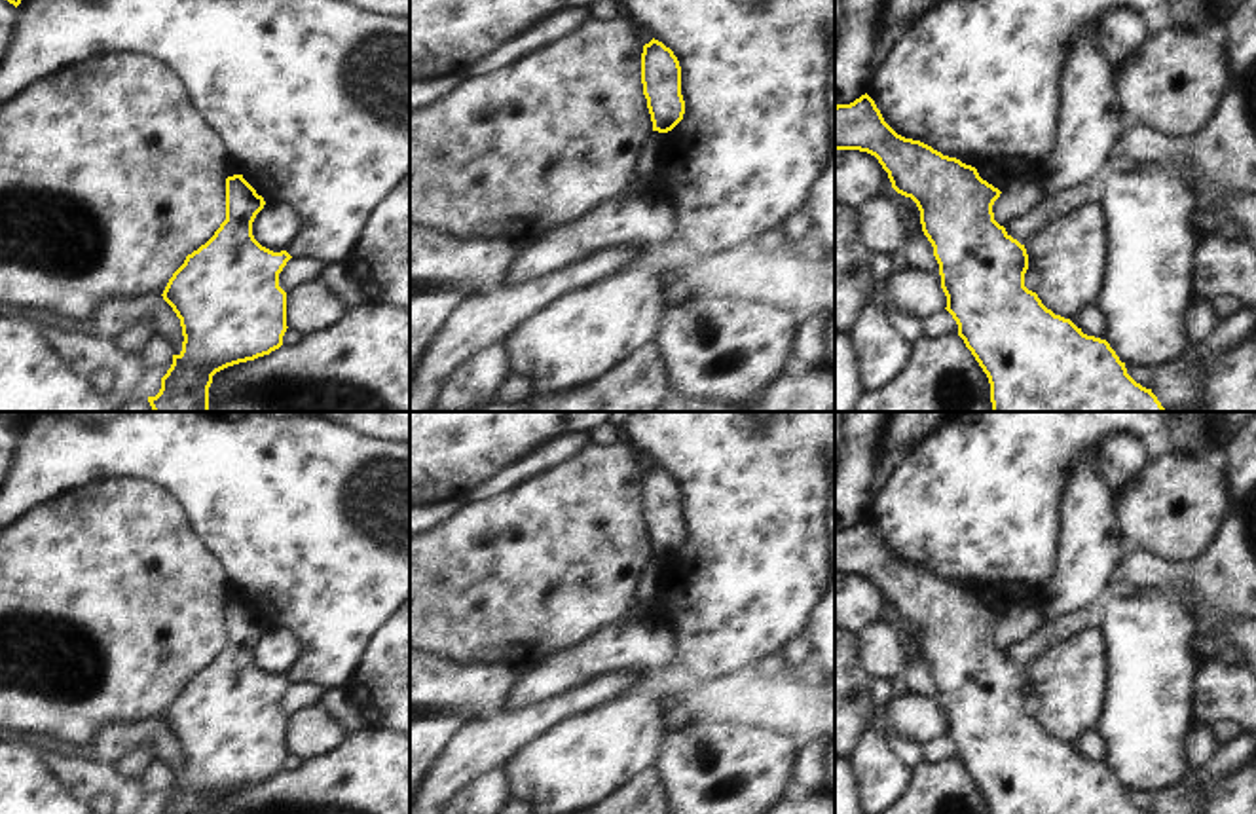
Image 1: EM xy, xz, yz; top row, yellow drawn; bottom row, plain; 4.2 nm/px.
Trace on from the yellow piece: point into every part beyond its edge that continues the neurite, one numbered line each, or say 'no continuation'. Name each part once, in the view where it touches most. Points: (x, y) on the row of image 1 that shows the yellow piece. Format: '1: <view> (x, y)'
no continuation

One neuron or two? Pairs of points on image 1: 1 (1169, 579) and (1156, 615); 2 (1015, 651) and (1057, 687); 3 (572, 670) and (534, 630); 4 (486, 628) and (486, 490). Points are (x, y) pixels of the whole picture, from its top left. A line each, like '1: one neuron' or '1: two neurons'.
1: two neurons
2: two neurons
3: two neurons
4: two neurons

